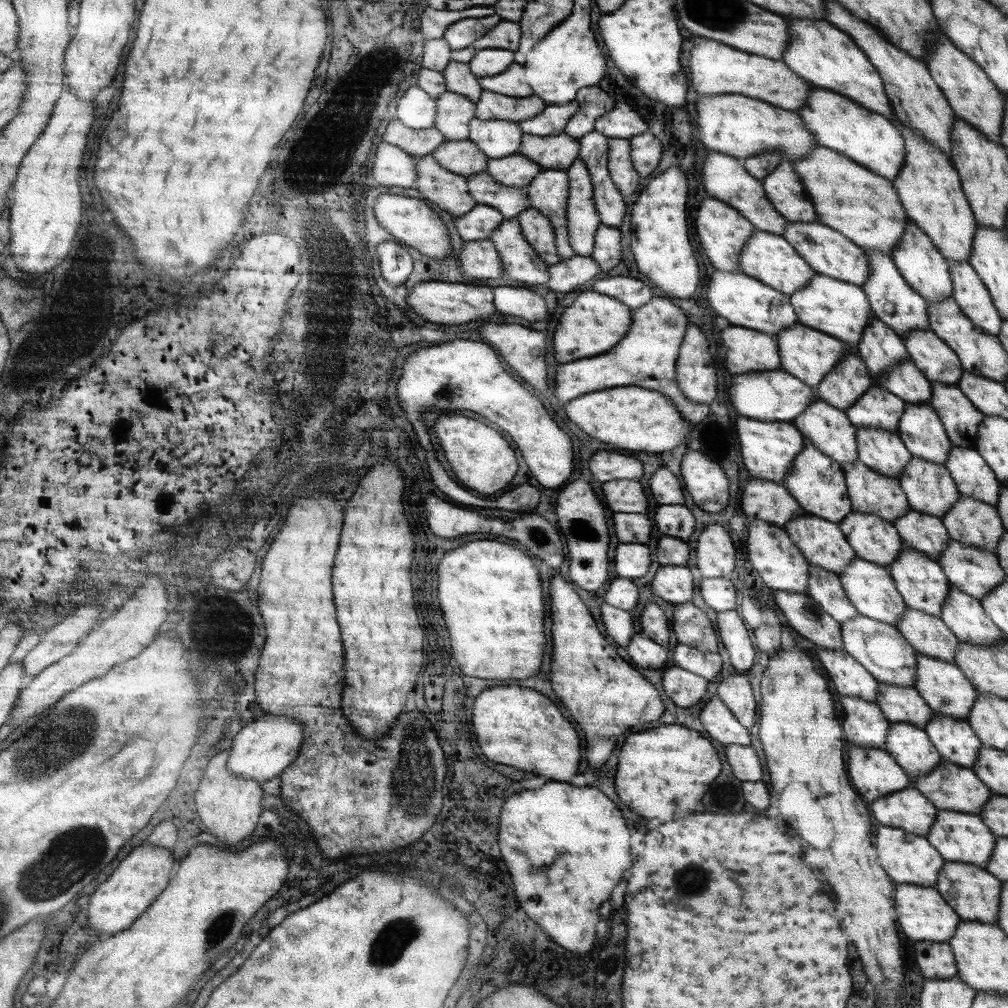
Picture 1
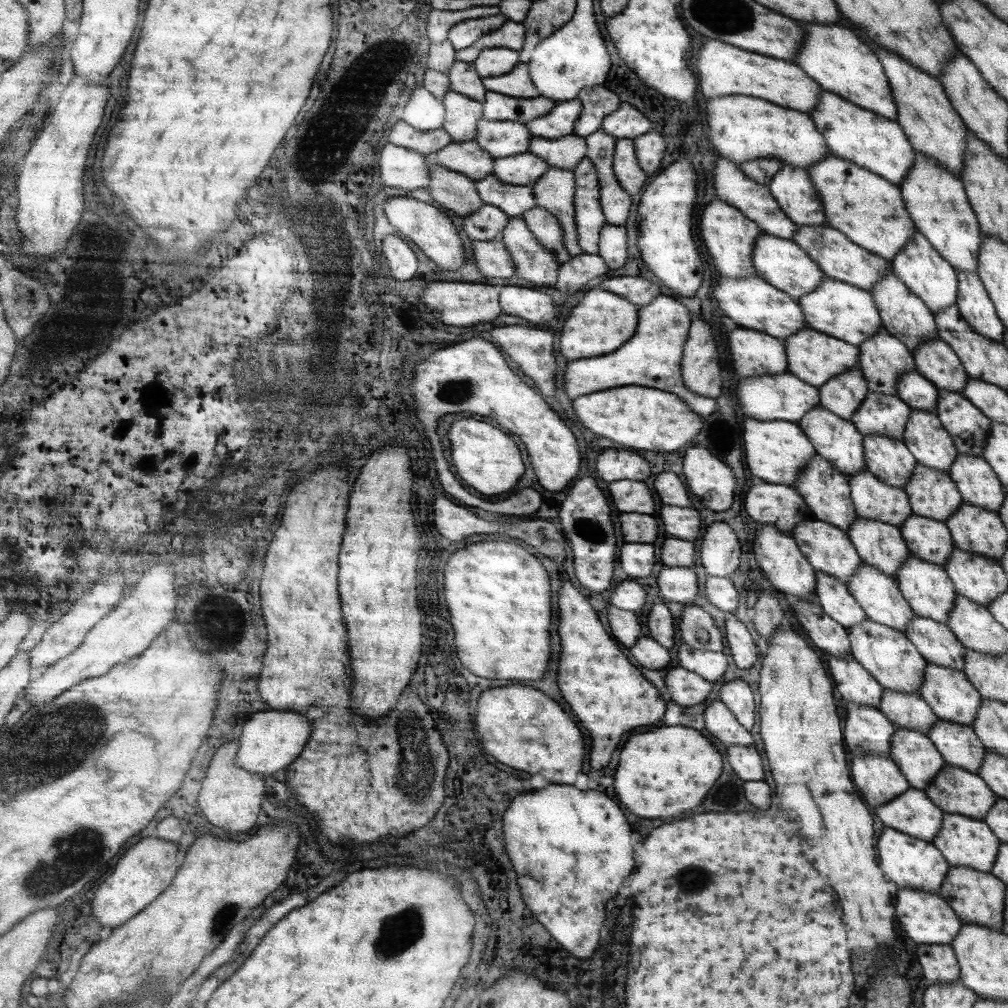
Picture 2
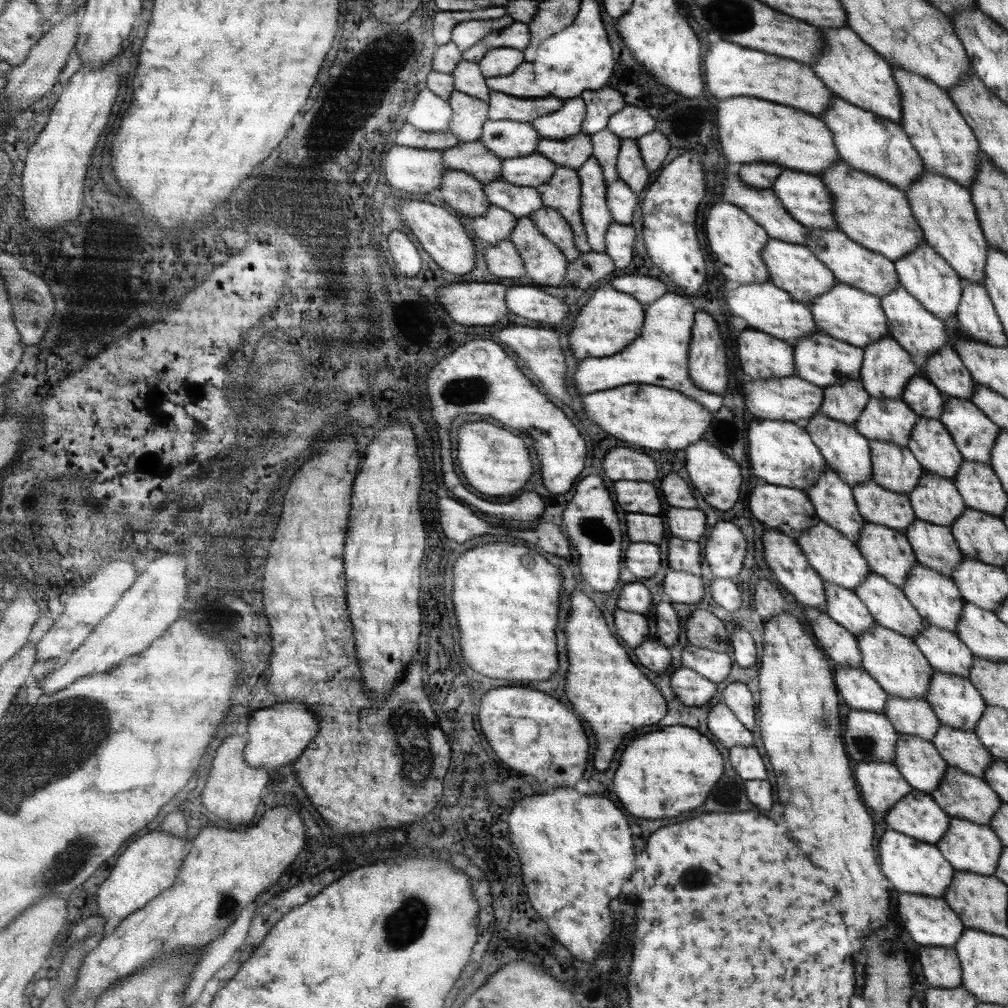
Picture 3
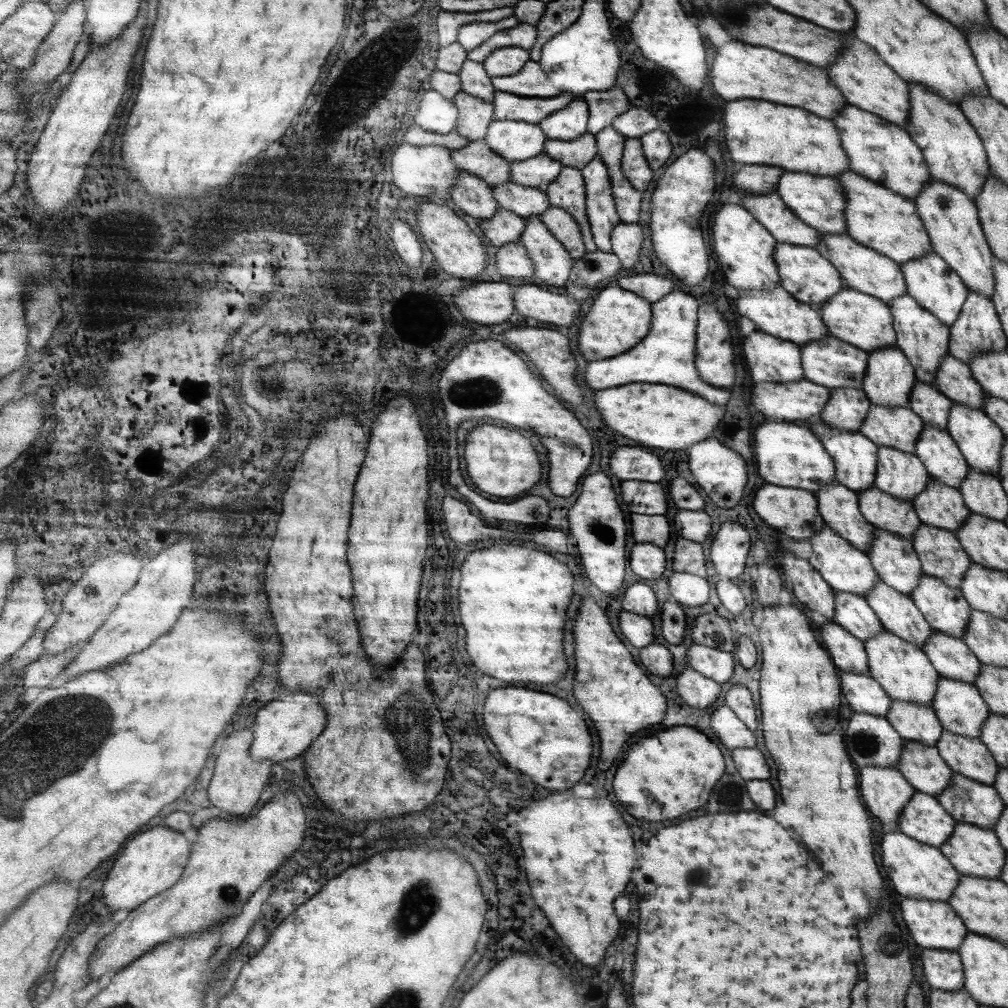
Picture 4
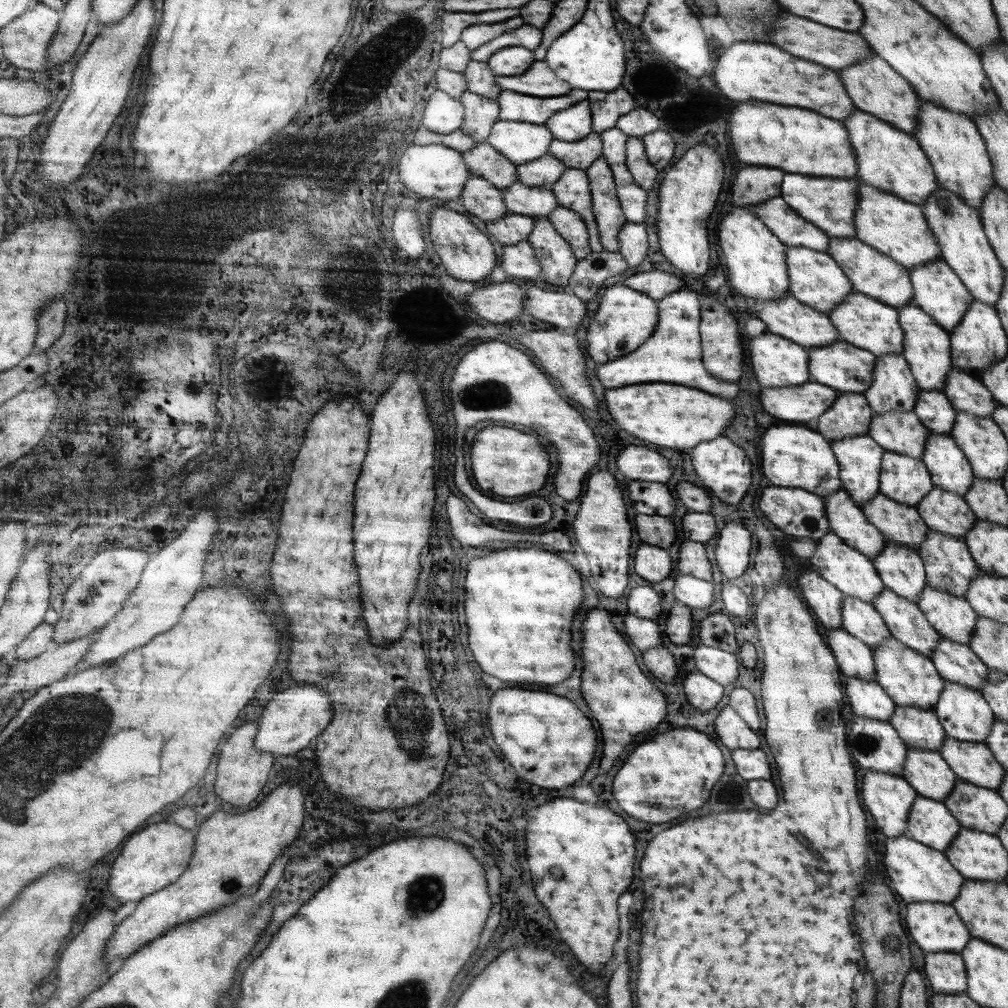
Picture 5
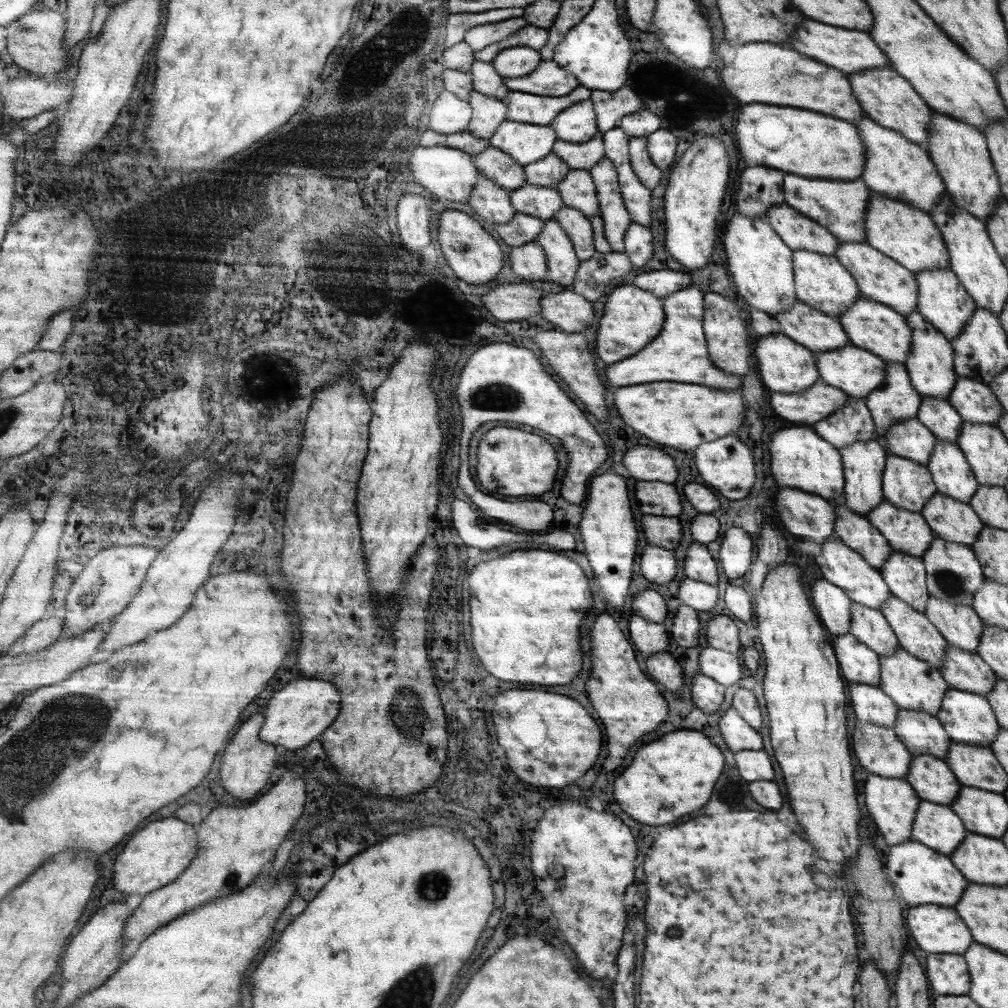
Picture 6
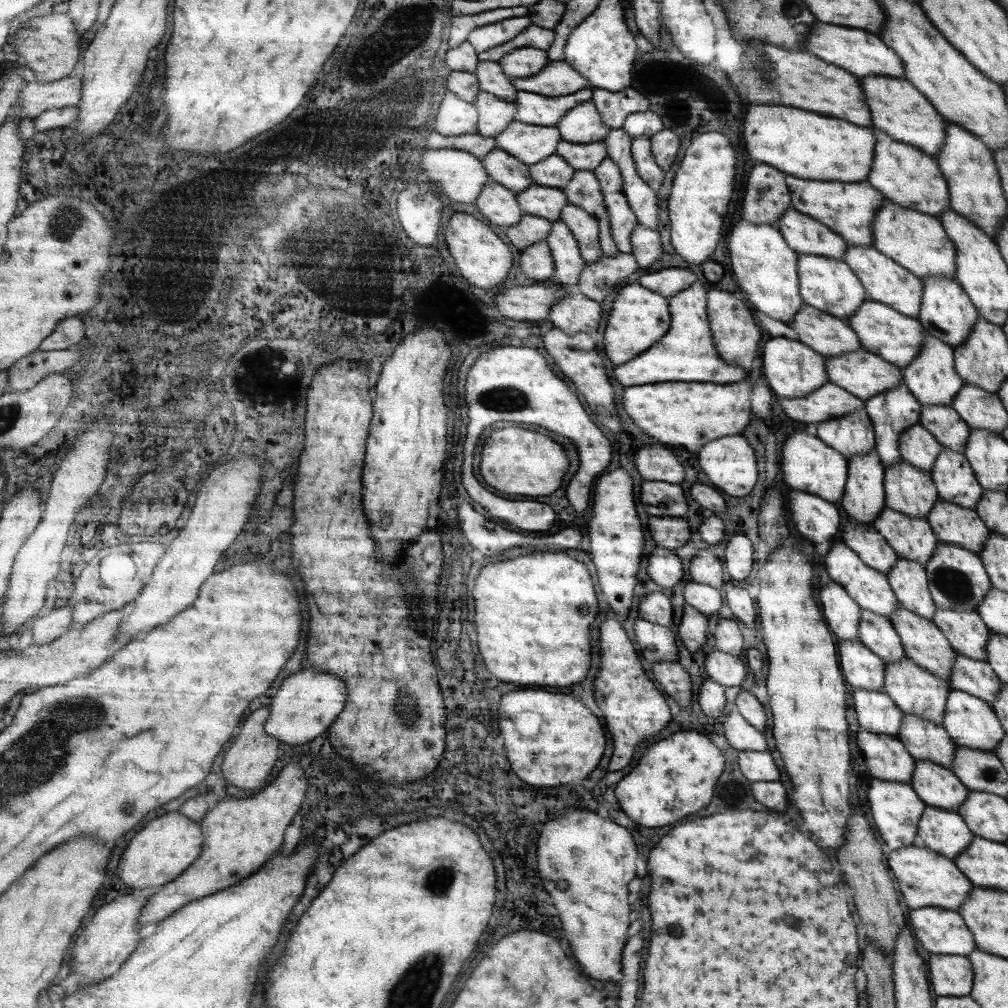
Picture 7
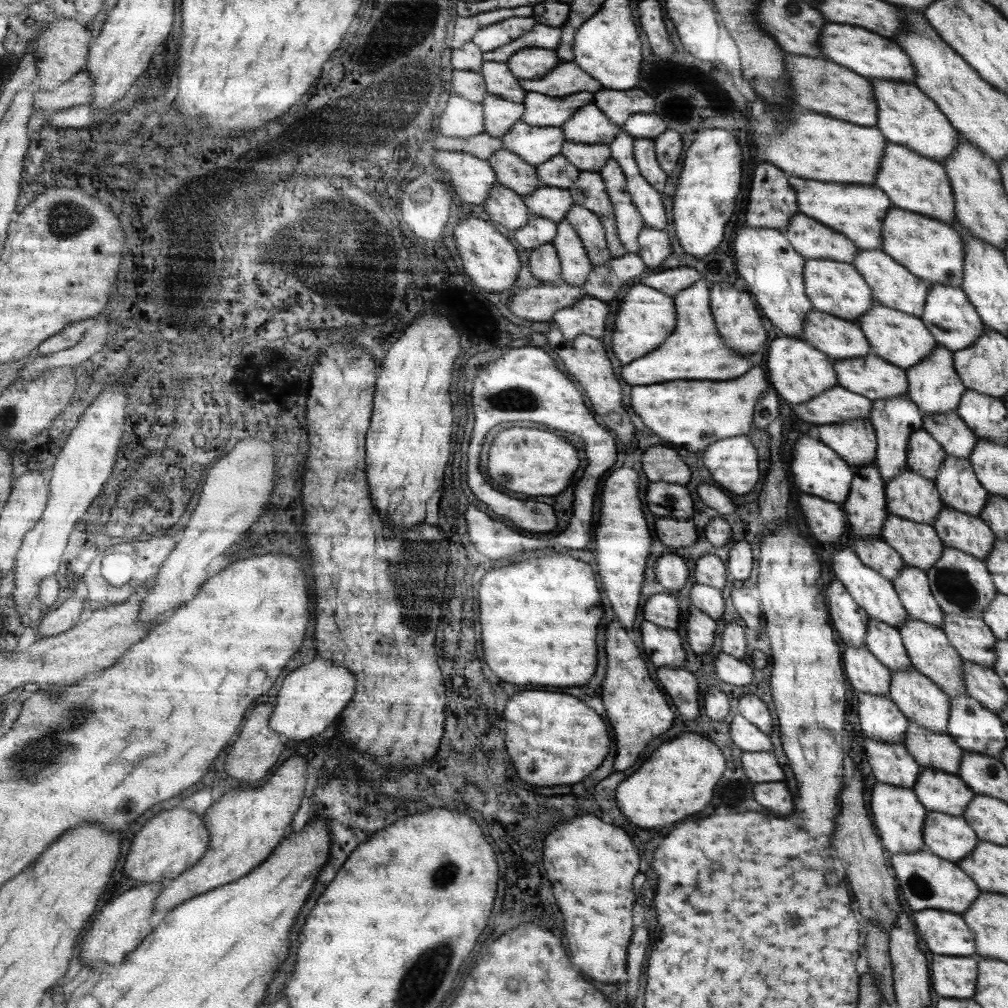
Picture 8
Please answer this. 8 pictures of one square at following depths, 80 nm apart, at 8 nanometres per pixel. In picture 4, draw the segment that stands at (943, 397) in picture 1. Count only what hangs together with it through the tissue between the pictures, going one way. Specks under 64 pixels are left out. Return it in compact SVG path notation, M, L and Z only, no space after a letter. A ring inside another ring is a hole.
M952 403L948 415L948 427L945 431L960 447L960 452L968 464L968 469L975 469L979 473L997 476L1000 472L1001 447L1004 445L1004 434L999 426L981 410L969 409L963 405Z

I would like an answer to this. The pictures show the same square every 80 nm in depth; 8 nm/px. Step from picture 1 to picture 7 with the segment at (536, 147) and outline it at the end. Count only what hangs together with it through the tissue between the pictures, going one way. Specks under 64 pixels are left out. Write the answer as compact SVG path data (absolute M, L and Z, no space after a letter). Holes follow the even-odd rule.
M561 140L555 148L555 154L564 157L575 170L593 171L607 158L608 149L603 141L575 144Z

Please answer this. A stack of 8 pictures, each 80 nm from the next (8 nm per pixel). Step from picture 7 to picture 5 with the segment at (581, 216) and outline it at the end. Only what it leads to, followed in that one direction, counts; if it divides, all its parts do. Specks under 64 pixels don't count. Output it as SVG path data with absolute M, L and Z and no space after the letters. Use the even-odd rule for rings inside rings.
M561 207L555 208L547 218L556 231L568 241L576 260L581 260L592 252L588 243L587 227L575 212Z

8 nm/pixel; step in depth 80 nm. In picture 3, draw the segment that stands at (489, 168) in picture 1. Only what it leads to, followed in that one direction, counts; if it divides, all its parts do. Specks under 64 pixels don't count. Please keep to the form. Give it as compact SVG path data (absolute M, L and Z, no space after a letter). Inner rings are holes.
M537 152L529 156L505 159L502 161L501 180L515 186L537 188L552 178L556 167L548 157Z

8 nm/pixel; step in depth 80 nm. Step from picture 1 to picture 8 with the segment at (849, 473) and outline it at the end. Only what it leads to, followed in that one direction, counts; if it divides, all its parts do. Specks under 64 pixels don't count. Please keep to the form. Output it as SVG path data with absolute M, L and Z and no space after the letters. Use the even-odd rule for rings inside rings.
M893 514L885 519L880 537L900 553L906 566L925 572L936 563L944 550L943 542L932 525L905 520Z

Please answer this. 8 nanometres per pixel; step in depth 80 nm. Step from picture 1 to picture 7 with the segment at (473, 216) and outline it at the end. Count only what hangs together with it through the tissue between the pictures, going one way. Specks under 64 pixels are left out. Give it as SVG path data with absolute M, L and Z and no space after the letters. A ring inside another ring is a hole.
M524 214L516 226L506 227L505 234L509 238L509 244L523 249L541 240L544 241L548 238L550 230L552 230L552 222L545 218Z

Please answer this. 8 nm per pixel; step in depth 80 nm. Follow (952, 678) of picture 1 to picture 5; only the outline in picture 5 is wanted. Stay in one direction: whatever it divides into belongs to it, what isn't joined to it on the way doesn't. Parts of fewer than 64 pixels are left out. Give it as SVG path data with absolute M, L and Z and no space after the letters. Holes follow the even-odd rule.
M944 681L944 684L938 703L933 708L933 712L943 724L944 732L961 742L983 743L994 726L995 714L991 707L978 690L947 683L947 681Z

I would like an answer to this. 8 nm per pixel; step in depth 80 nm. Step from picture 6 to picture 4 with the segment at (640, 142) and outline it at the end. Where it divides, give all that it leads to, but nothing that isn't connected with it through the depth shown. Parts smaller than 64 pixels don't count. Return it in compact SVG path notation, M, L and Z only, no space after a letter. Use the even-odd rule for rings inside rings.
M625 139L620 165L629 184L639 192L643 192L651 182L651 180L643 180L643 178L651 178L650 166L647 166L647 163L640 140Z

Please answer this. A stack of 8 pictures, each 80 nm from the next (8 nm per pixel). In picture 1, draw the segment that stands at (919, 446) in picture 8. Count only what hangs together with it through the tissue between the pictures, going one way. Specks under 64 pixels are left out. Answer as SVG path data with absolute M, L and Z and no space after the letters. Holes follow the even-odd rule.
M873 385L845 413L855 428L882 429L897 433L905 404L899 397Z

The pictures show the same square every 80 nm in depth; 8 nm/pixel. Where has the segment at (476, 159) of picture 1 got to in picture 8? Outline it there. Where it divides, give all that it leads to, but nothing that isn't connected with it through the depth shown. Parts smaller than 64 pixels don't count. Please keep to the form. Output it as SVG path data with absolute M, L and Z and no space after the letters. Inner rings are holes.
M503 148L496 150L487 160L496 176L496 182L522 197L536 191L540 186L540 179L536 167L530 165L516 153Z

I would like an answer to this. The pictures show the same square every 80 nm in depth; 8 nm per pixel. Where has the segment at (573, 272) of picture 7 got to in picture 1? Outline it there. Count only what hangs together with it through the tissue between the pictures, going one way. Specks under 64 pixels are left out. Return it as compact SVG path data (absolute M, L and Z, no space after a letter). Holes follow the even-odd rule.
M516 218L504 219L489 240L499 253L505 276L517 282L544 285L550 279L549 264L544 263L526 240Z

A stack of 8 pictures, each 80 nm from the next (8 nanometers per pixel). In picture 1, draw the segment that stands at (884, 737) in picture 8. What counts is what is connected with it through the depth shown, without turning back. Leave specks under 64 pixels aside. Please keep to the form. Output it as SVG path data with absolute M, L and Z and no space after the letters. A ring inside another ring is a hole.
M817 648L817 656L837 694L876 702L879 682L849 653L842 648Z

